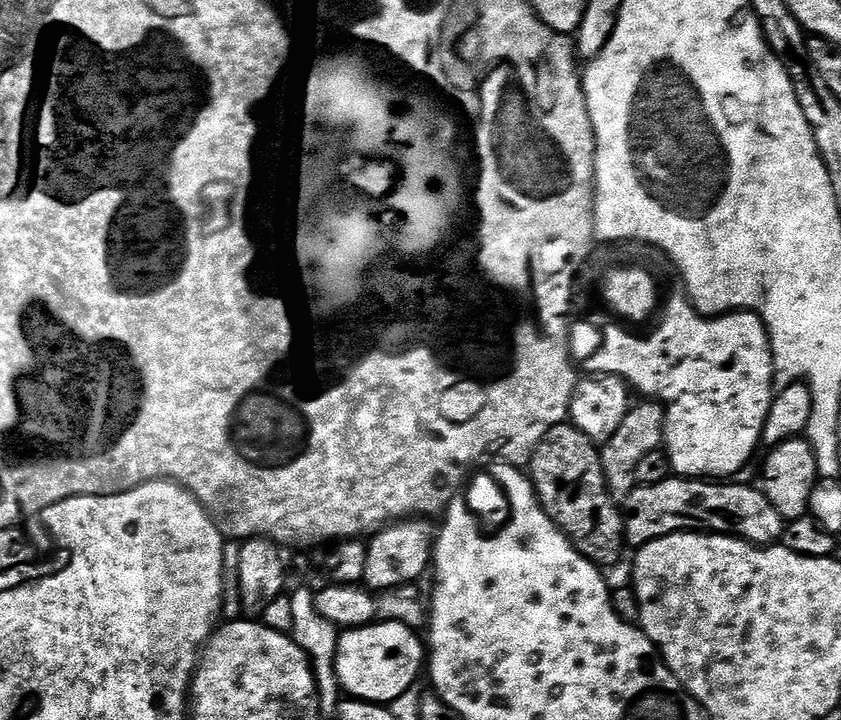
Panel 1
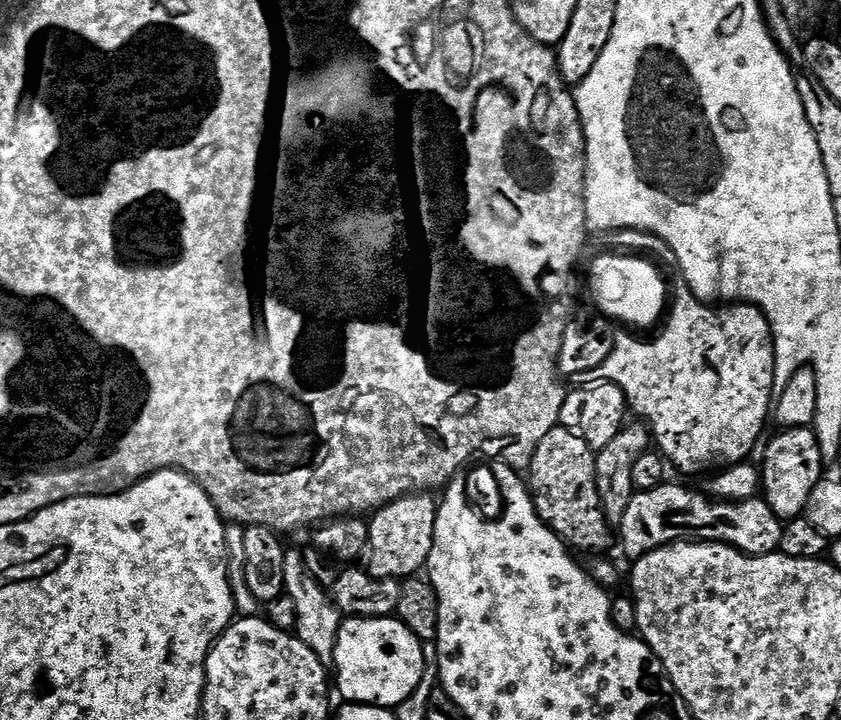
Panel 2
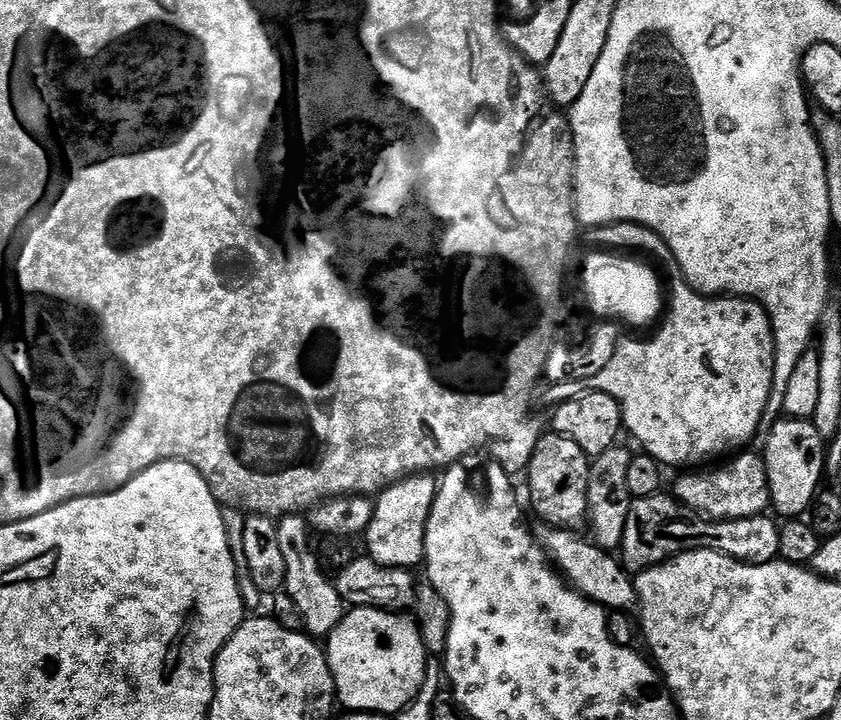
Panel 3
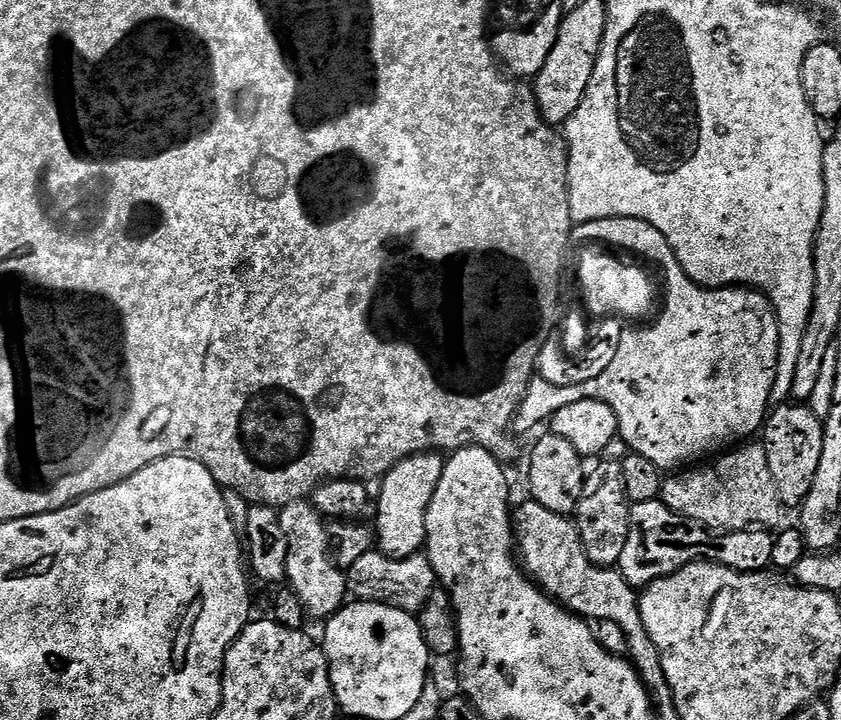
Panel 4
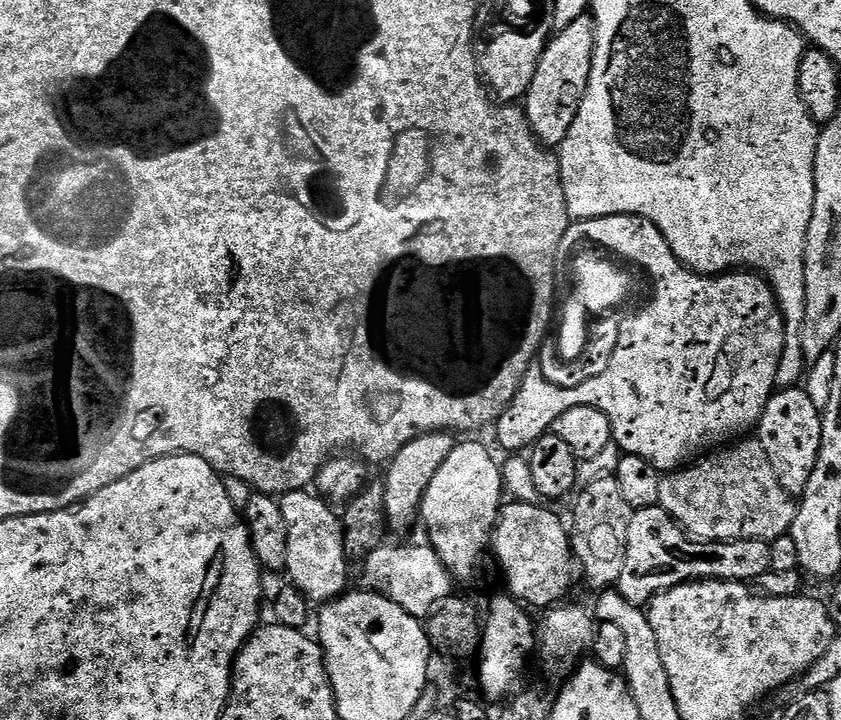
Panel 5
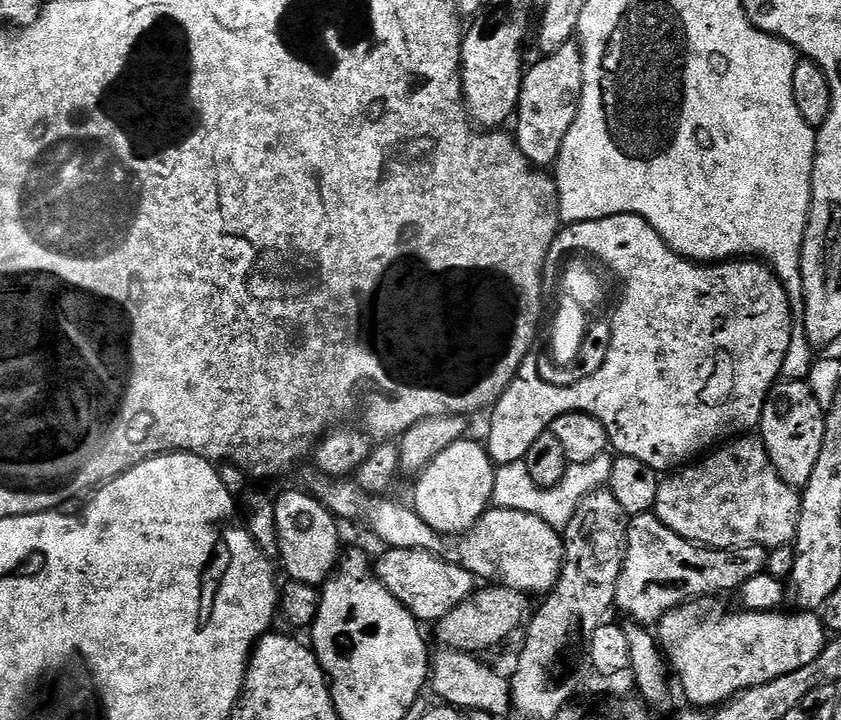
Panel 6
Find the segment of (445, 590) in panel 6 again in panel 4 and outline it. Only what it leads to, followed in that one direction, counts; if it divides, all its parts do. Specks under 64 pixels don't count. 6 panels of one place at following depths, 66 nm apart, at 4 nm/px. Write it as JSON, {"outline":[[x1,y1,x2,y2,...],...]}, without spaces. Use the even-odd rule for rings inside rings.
{"outline":[[373,550,363,554,362,558,346,570,348,577,348,594,353,601,365,600,371,604,388,604,403,612,419,614,426,602,437,591,436,572,427,555,417,554,399,560]]}

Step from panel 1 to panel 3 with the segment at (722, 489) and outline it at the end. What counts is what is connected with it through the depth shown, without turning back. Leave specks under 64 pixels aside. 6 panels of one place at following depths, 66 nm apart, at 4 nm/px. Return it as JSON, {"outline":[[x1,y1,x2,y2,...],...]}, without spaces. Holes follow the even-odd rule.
{"outline":[[664,495,633,499,630,514,626,518,626,534,618,549,622,563,629,573,645,572,679,552,689,552,695,548,721,552,747,564,765,564,779,557,780,524,771,515,714,520,701,516,693,508,687,508,675,495]]}

